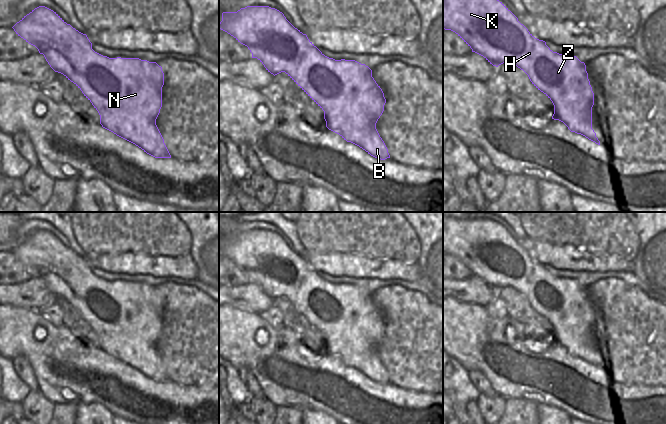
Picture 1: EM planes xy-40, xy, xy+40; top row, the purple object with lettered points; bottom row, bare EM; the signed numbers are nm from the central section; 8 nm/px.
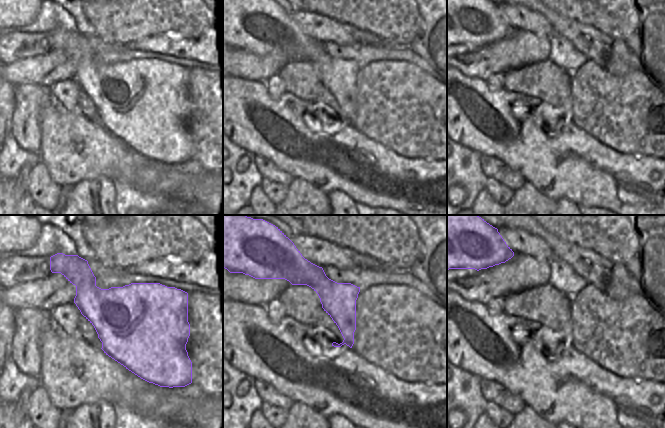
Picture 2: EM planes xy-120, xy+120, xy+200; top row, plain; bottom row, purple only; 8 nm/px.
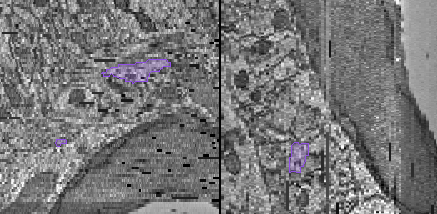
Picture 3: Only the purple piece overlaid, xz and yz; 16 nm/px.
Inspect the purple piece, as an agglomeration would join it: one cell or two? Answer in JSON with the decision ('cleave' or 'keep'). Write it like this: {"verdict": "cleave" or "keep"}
{"verdict": "keep"}

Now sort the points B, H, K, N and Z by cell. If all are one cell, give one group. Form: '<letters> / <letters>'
B H K N Z

